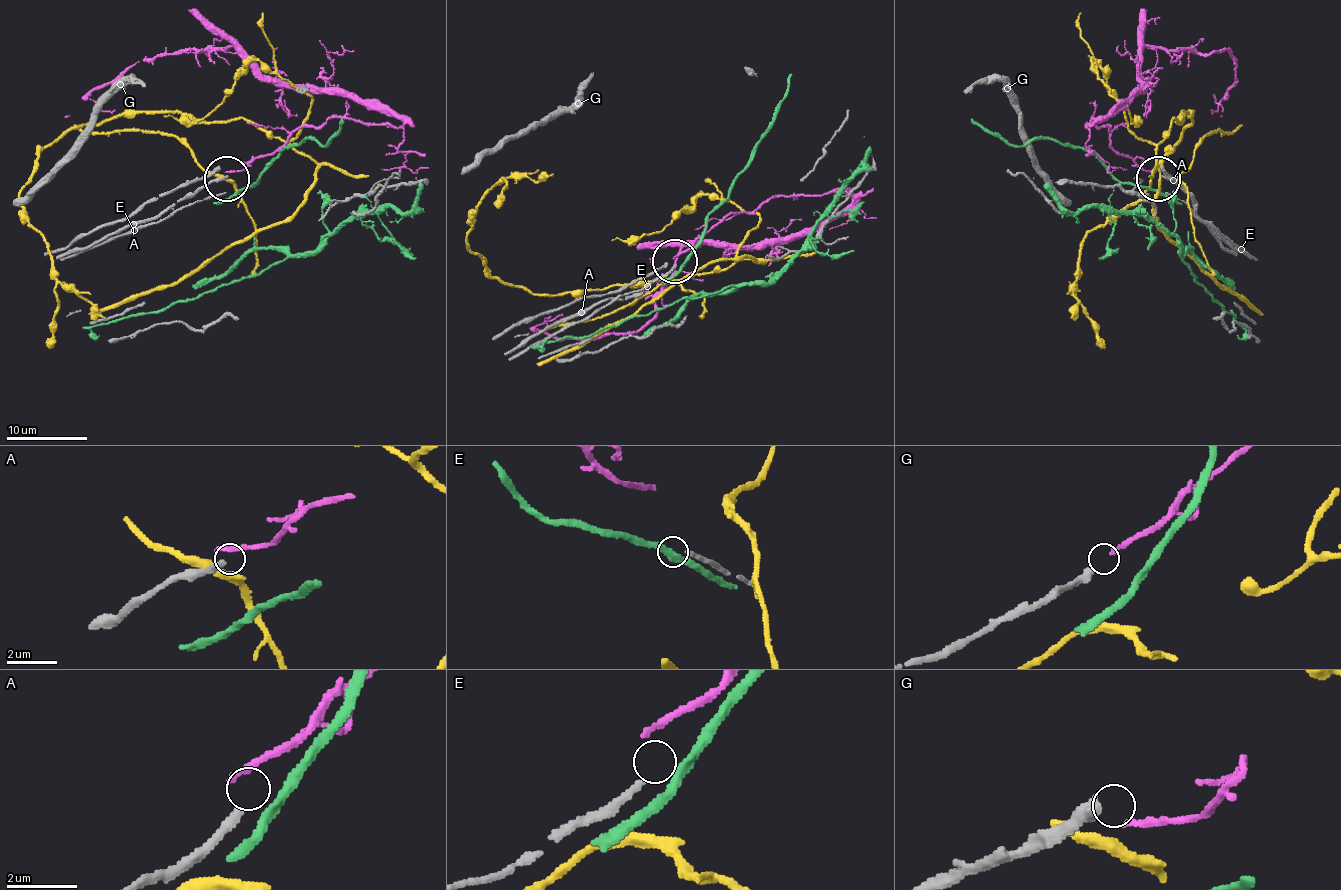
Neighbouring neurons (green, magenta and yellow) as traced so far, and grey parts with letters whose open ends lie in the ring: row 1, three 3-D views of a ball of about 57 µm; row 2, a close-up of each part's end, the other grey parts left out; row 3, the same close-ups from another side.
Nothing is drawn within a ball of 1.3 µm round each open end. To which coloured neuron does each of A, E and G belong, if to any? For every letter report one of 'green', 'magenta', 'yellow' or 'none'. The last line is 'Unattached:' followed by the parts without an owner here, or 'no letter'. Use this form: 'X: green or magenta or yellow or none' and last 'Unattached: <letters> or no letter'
A: none
E: none
G: none
Unattached: A, E, G

